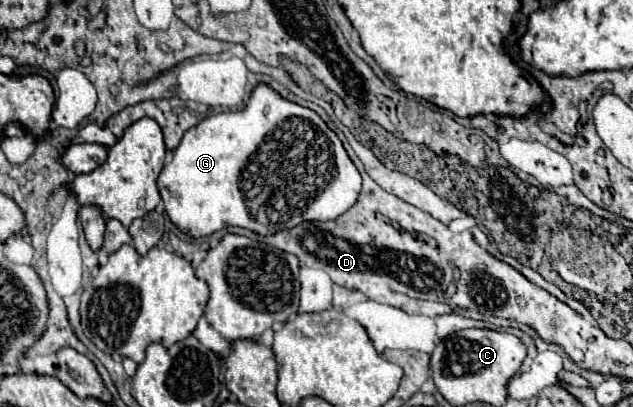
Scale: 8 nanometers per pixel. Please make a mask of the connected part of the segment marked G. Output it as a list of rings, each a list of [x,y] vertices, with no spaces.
[[[259,83],[251,97],[249,97],[249,103],[243,111],[229,111],[229,113],[217,113],[217,115],[211,115],[207,119],[203,119],[199,125],[191,127],[181,143],[175,147],[173,151],[173,159],[171,163],[167,163],[157,179],[157,187],[159,187],[159,193],[161,193],[161,199],[165,203],[165,213],[169,215],[169,219],[173,221],[173,225],[183,231],[185,235],[191,235],[191,237],[205,237],[205,235],[211,235],[223,227],[245,227],[249,231],[255,231],[257,235],[273,235],[281,229],[289,229],[289,227],[295,227],[303,221],[329,221],[329,219],[337,219],[339,215],[343,215],[349,207],[353,207],[353,203],[357,201],[359,197],[359,191],[361,191],[361,175],[357,173],[355,165],[351,163],[351,159],[347,157],[341,141],[337,139],[337,135],[319,119],[319,115],[307,107],[301,107],[297,103],[291,103],[283,97],[279,97],[269,85],[265,83]]]

